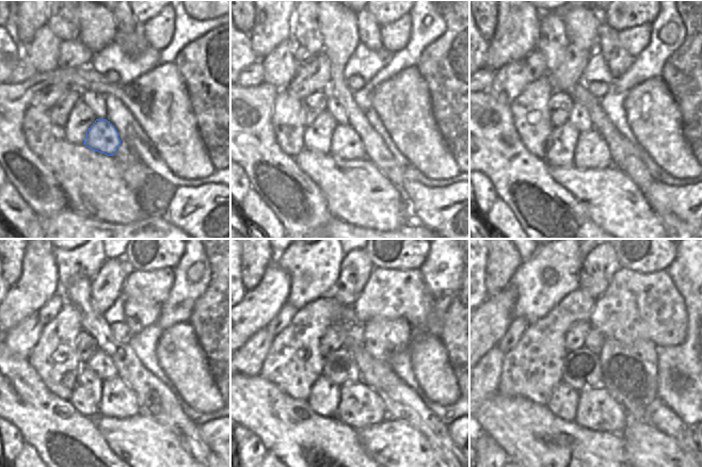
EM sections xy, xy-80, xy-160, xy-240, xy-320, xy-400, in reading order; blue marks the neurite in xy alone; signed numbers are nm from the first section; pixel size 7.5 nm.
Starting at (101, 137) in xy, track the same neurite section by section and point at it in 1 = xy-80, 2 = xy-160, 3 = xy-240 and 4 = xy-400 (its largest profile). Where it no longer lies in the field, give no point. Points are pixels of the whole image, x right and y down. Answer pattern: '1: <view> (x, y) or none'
1: xy-80 (346, 144)
2: xy-160 (591, 151)
3: xy-240 (117, 400)
4: xy-400 (597, 409)

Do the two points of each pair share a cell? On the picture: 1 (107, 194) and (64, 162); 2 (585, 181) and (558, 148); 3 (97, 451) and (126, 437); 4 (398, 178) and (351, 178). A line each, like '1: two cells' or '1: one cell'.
1: one cell
2: two cells
3: two cells
4: two cells

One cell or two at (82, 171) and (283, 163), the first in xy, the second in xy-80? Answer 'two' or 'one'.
two

